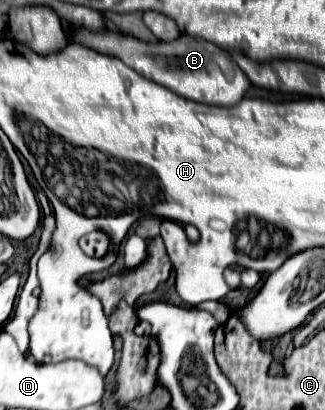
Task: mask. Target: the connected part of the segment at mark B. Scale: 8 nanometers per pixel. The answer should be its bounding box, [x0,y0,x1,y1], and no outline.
[71,26,251,106]

